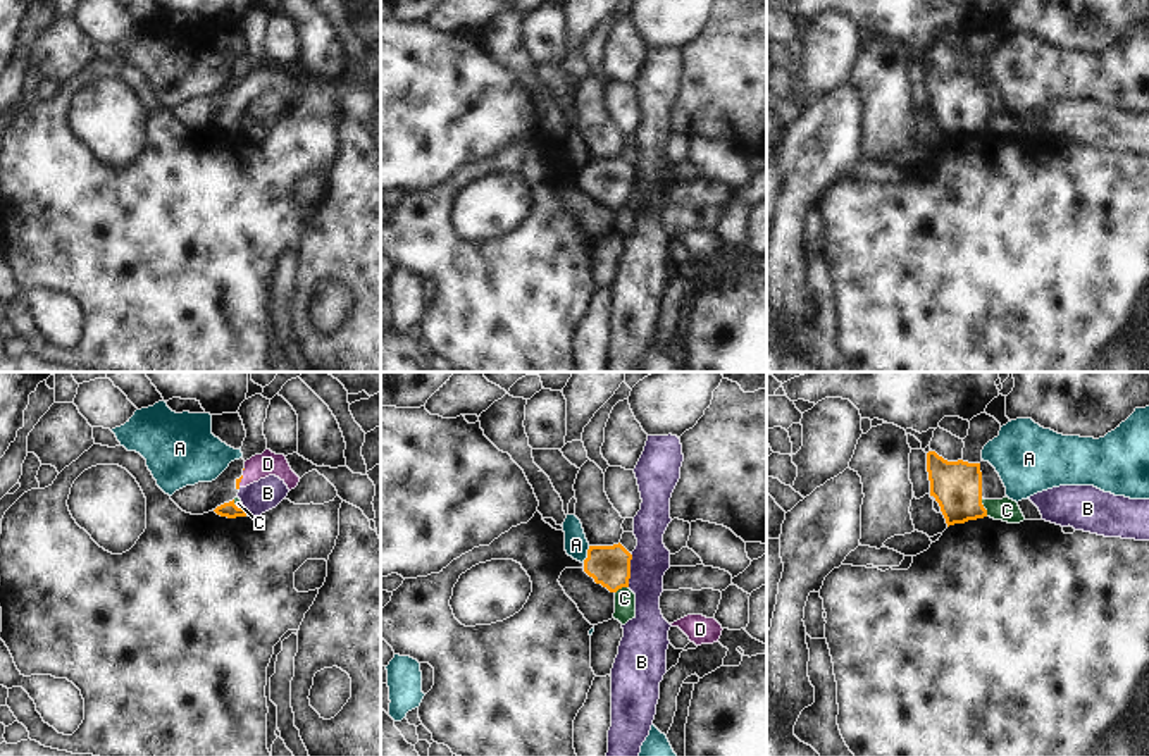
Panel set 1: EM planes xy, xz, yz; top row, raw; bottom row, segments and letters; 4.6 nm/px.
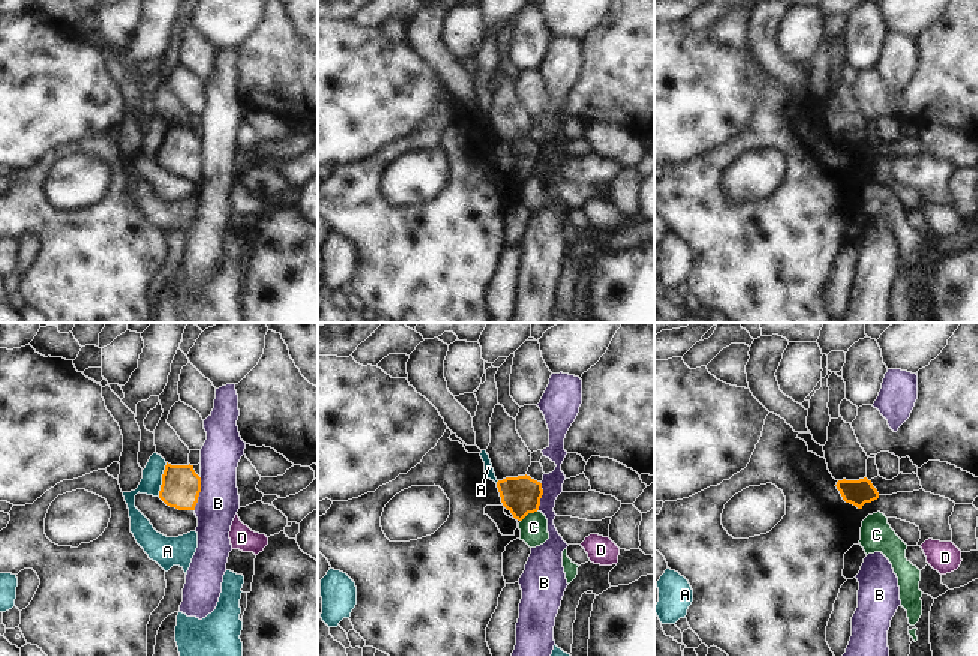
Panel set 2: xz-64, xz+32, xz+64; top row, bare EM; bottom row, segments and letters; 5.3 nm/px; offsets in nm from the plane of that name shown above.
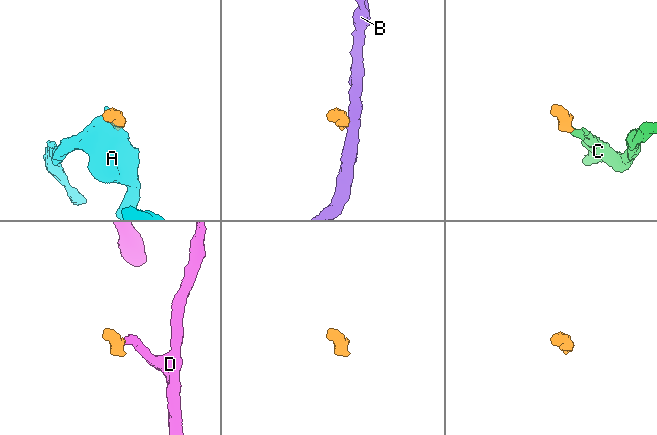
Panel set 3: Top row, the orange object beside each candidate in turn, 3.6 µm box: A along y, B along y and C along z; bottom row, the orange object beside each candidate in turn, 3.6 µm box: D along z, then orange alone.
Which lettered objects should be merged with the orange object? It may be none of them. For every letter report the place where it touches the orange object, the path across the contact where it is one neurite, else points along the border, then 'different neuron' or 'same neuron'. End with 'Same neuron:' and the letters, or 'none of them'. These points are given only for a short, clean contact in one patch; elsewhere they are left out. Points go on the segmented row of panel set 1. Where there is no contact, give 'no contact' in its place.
A: contact xz (588, 555); border xz (590, 546), (588, 557), (583, 562); different neuron
B: contact xz (629, 570); border xz (631, 553), (627, 586); different neuron
C: contact yz (982, 507); border yz (981, 498), (987, 515); different neuron
D: contact xy (240, 481); way xy (238, 481), (240, 481), (267, 464); same neuron
Same neuron: D

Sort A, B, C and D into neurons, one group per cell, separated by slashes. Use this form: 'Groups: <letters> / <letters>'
Groups: A / B / C / D.

